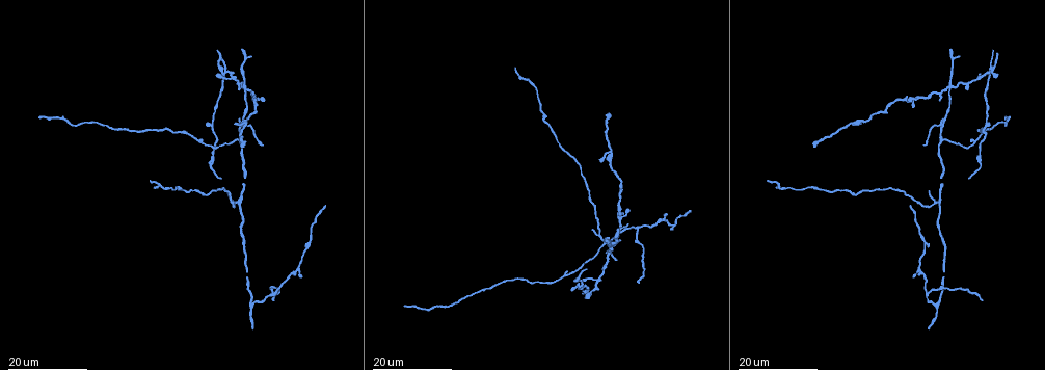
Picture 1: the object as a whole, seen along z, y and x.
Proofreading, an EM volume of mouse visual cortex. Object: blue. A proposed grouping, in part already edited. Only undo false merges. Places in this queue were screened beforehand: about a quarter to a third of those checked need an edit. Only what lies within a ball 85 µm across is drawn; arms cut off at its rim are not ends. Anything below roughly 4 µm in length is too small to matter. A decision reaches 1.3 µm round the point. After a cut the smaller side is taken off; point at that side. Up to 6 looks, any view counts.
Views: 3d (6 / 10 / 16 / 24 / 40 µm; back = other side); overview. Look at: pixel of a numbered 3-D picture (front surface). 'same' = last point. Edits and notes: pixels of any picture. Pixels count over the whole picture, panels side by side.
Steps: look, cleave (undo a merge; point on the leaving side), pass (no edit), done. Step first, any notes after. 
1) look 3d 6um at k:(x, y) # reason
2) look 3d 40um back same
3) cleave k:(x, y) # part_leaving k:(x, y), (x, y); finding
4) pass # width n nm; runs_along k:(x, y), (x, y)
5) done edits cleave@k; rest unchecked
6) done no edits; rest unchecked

look 3d 24um at 1:(250, 308) # branch point

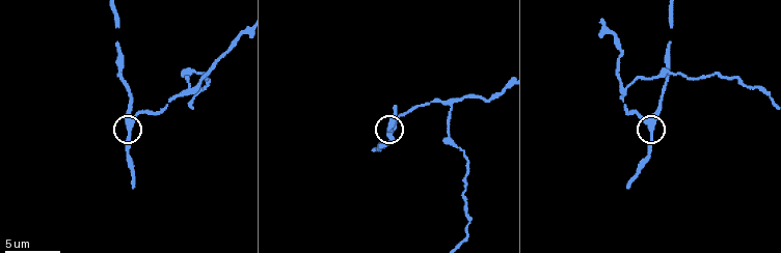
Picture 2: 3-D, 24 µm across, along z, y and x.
look 3d 6um at 2:(646, 121)

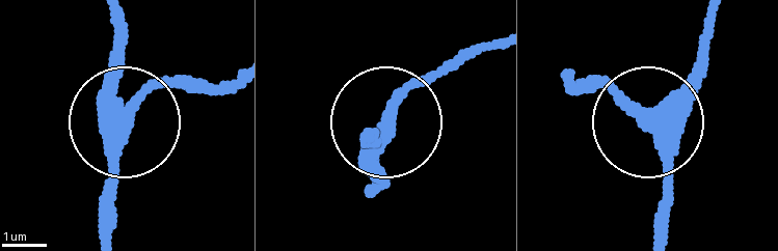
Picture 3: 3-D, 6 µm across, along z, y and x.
pass # arms 3; runs_along 3:(373, 185), (387, 124), (369, 143); all the same cell

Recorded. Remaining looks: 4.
look 3d 24um at 1:(607, 252) # four or more arms meet

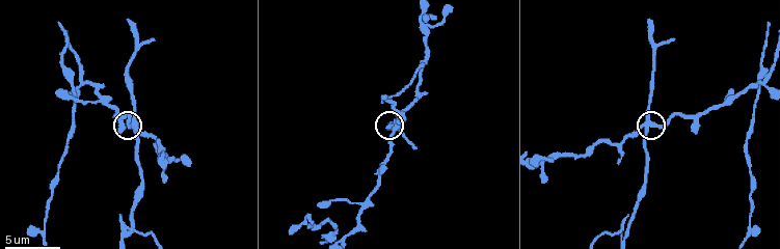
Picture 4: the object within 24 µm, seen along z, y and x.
look 3d 10um at 4:(392, 128)

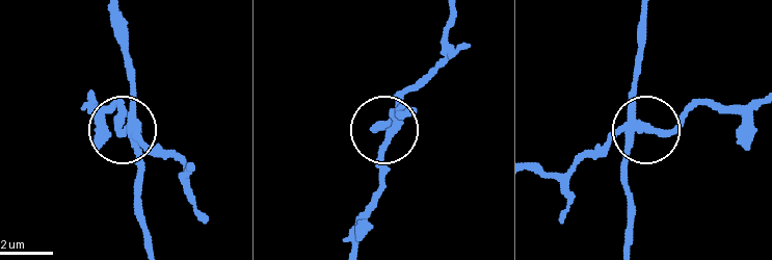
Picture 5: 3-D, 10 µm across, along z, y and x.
cleave 5:(151, 147) # width 300 nm; part_leaving 5:(633, 125), (664, 131), (703, 104), (757, 104); two cells meet here

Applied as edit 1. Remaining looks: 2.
done edits cleave@5; rest unchecked

